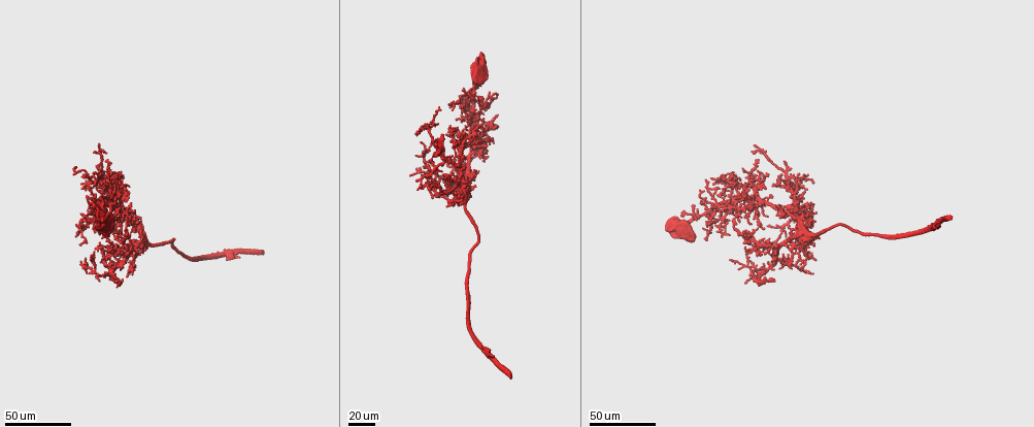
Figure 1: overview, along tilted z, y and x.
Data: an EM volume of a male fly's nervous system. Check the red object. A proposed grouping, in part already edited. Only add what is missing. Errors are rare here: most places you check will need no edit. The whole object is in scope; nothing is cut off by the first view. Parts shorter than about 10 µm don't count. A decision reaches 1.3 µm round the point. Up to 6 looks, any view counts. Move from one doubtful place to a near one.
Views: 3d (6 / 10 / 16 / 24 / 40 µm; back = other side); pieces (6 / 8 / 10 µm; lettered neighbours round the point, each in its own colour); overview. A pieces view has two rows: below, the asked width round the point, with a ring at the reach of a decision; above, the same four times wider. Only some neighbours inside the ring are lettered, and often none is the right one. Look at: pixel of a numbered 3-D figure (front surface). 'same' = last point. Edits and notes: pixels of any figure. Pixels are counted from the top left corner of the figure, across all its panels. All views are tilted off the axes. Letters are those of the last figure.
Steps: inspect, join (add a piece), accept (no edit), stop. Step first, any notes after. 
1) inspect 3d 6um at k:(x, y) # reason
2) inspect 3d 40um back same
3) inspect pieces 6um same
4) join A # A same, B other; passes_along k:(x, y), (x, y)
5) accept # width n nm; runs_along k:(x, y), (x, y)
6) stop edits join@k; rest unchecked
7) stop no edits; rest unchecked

inspect 3d 24um at 1:(804, 190) # tapers out

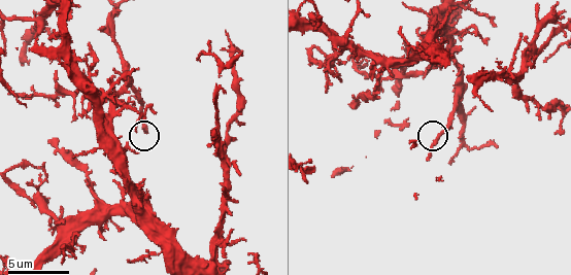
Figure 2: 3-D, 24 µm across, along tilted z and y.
inspect pieces 6um at 2:(427, 156)

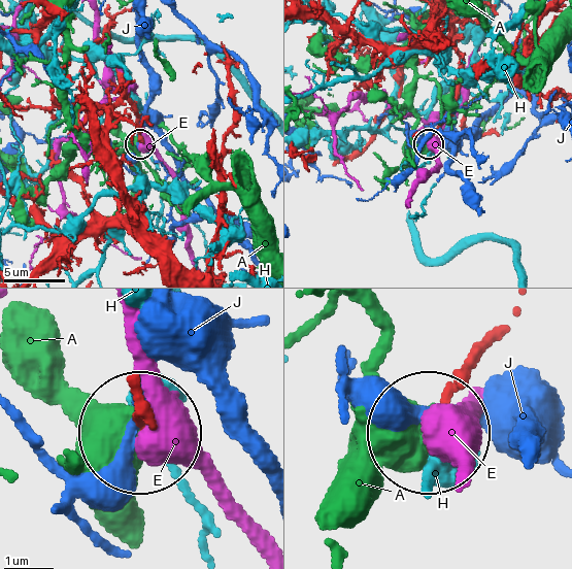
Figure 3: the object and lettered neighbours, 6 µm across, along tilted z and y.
accept # A other, E other, H other, J other; no lettered piece goes on from it

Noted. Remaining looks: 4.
inspect 3d 40um at 1:(82, 223) # an open end

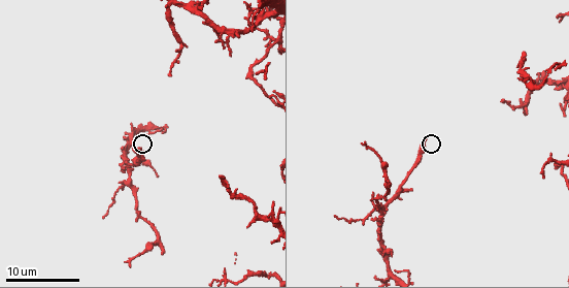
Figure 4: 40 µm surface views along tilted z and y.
inspect 3d 6um at 4:(138, 150)

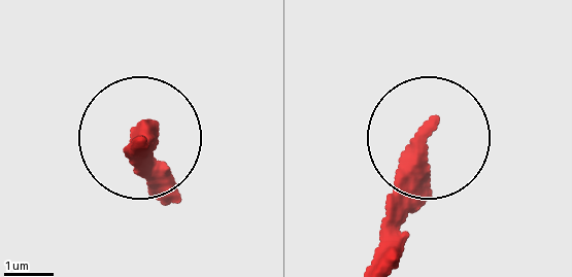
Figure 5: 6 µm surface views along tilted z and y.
inspect pieces 8um at 5:(428, 126) # what lies round it

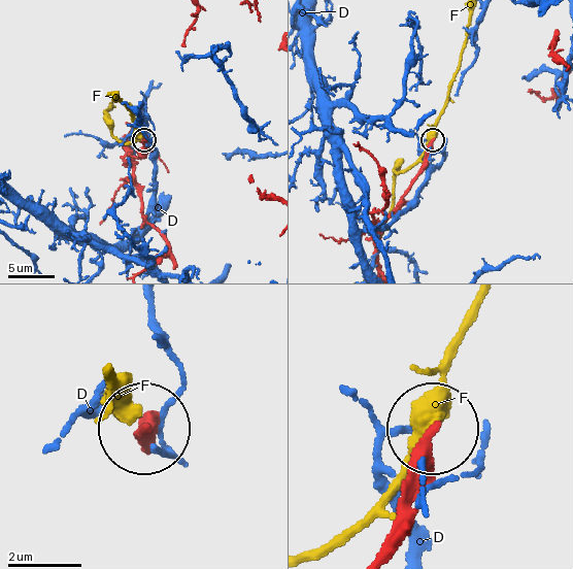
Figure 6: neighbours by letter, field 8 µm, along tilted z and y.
accept # D other, F other; runs_along 6:(377, 551), (428, 435); no lettered piece goes on from it

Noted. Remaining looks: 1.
stop no edits; rest unchecked

